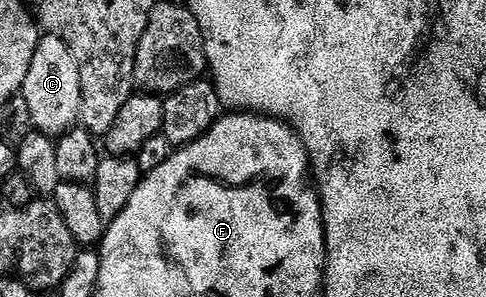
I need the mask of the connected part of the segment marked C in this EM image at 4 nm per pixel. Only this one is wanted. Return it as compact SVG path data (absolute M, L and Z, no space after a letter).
M43 33L32 56L28 76L20 91L20 98L26 101L30 122L42 134L61 136L79 121L78 112L82 106L82 89L78 61L72 56L68 44L60 36Z

